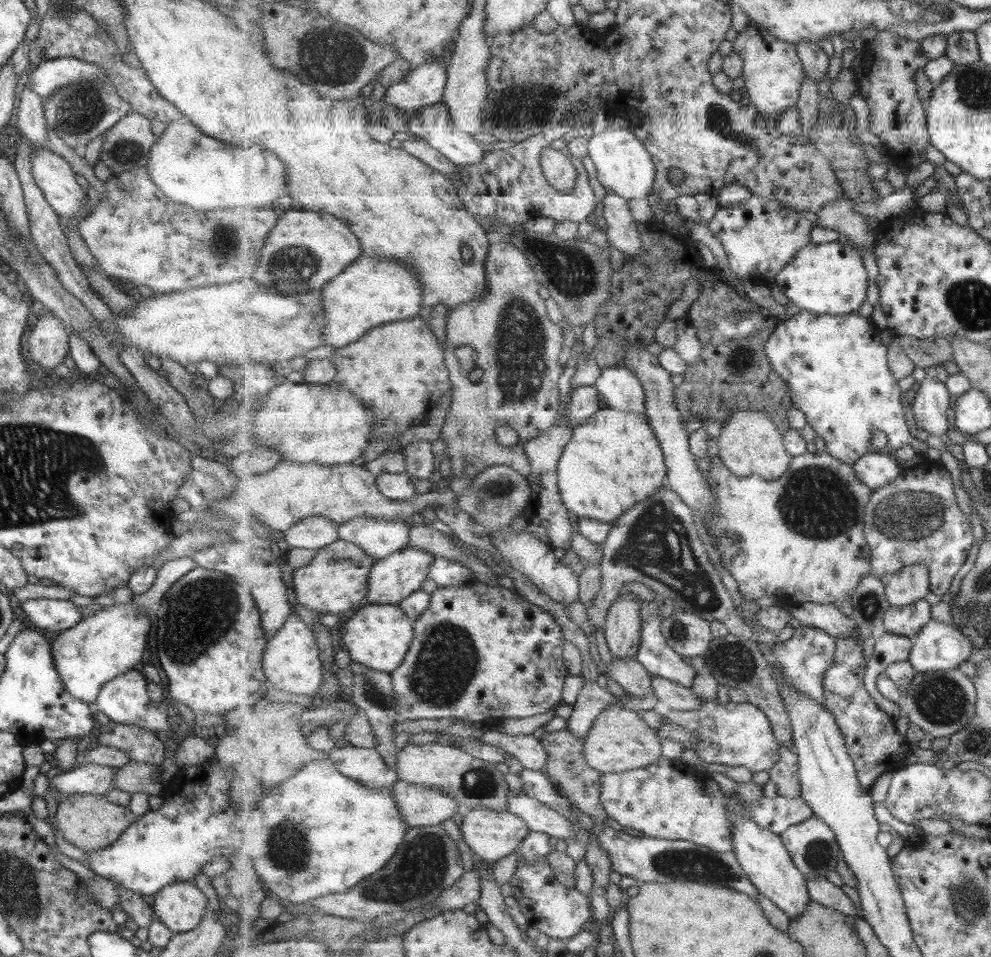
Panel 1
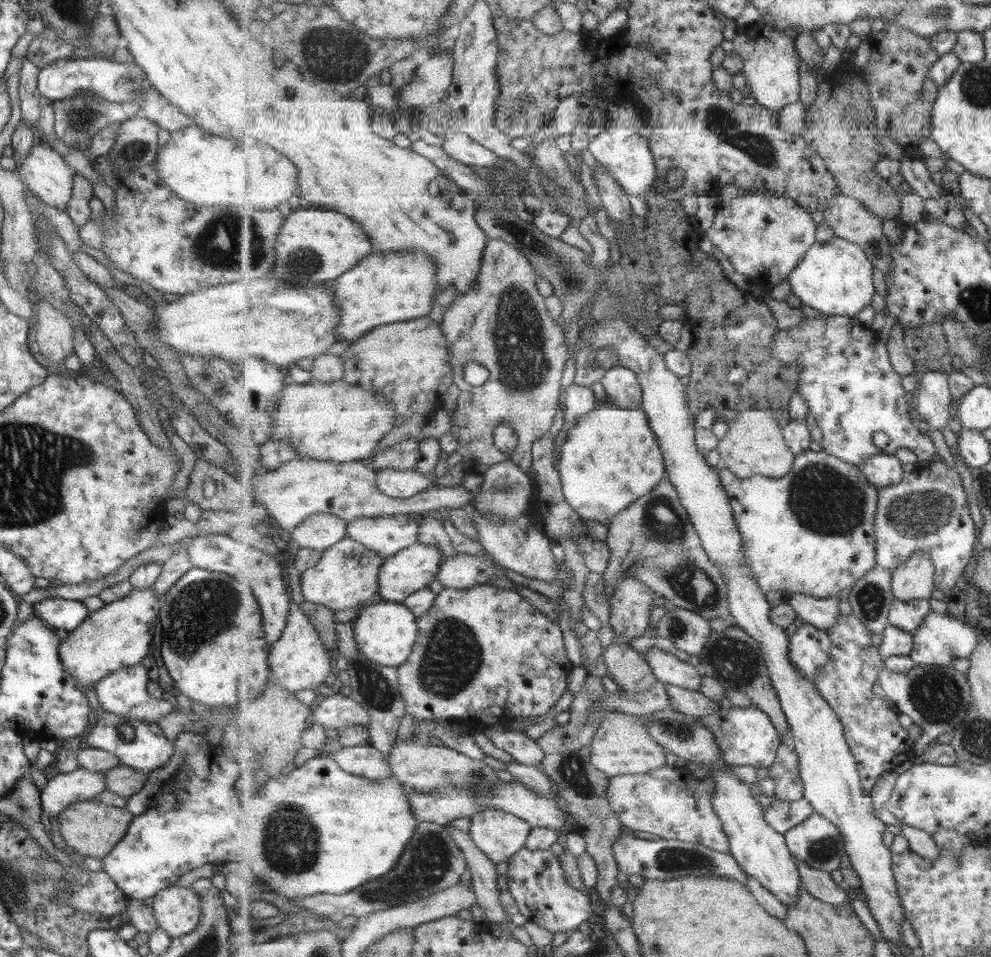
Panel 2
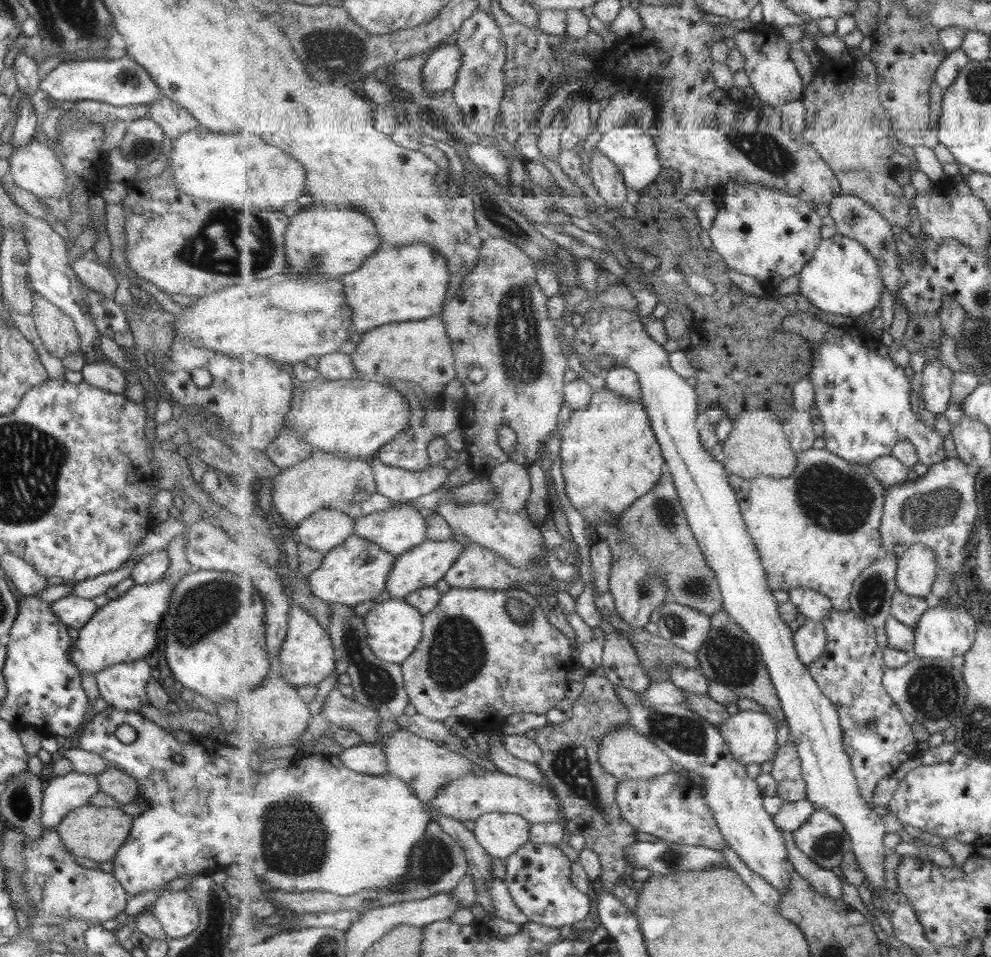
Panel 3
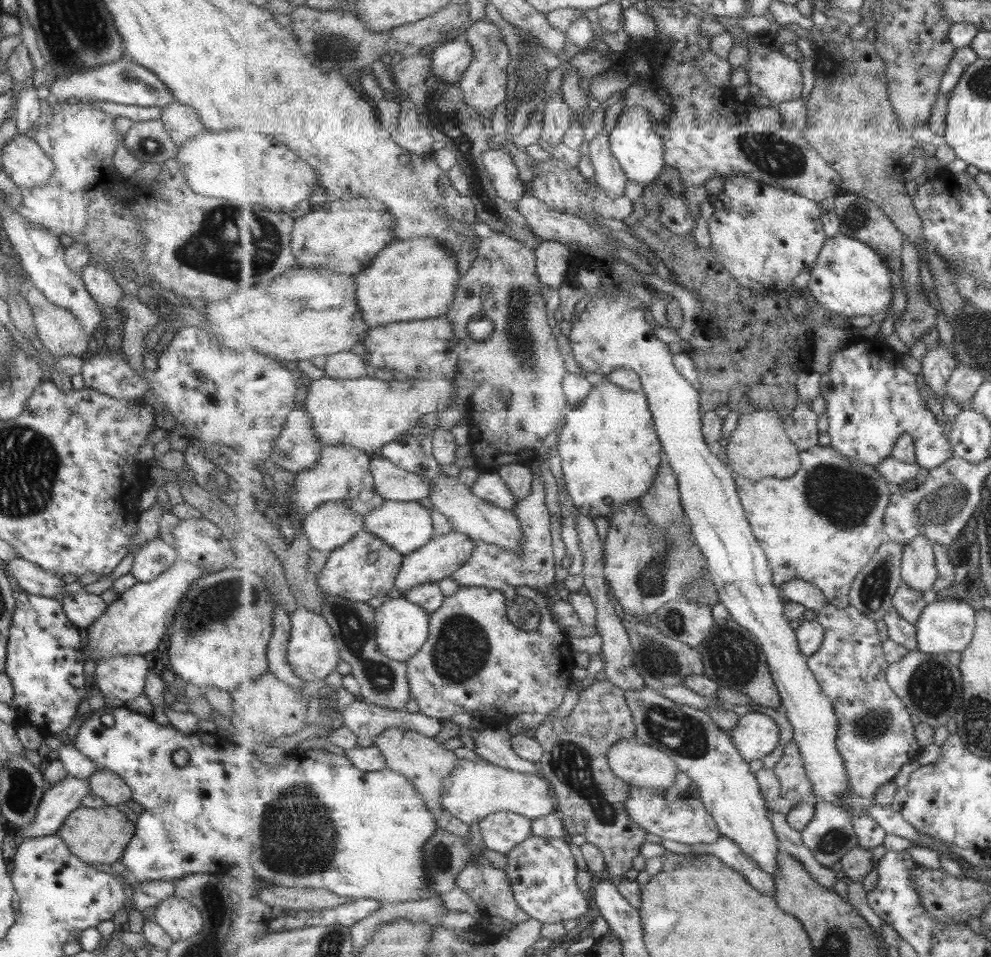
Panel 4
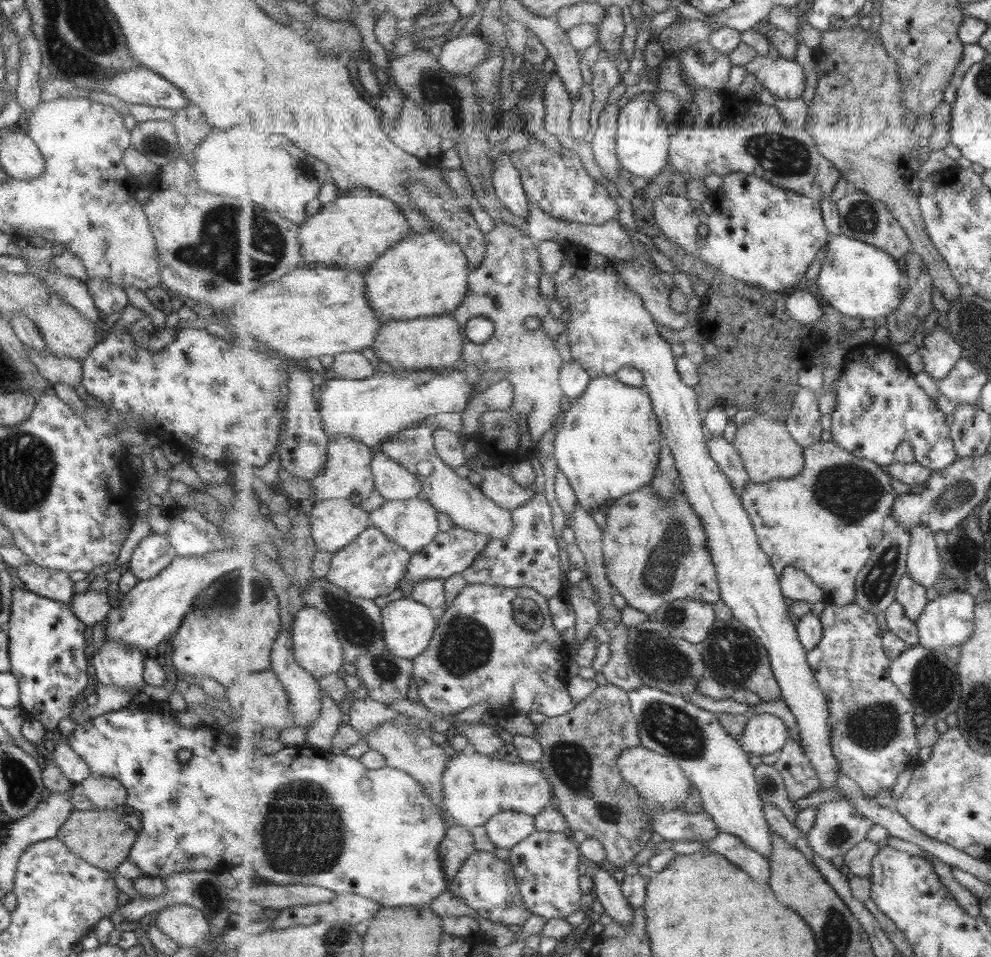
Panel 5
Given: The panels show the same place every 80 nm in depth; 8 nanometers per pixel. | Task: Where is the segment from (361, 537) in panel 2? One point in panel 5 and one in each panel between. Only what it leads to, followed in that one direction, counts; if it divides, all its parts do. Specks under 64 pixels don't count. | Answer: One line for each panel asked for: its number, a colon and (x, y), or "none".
3: (402, 527)
4: (408, 526)
5: (413, 523)

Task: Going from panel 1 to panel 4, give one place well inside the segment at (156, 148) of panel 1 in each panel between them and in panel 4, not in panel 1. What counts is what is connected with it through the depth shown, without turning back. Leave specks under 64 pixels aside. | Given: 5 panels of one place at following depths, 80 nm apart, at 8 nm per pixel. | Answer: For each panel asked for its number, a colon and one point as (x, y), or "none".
2: (205, 170)
3: (245, 168)
4: (248, 166)

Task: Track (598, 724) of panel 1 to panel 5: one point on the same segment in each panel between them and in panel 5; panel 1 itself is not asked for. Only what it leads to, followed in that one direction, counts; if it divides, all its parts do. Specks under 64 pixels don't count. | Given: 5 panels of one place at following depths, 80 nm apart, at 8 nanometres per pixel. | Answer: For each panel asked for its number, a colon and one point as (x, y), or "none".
2: (623, 746)
3: (627, 754)
4: (639, 764)
5: (657, 777)

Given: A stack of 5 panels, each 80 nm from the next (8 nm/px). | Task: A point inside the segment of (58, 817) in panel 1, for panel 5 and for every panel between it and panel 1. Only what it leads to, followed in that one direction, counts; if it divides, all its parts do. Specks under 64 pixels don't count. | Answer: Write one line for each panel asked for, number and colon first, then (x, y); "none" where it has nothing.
2: (91, 828)
3: (95, 833)
4: (99, 835)
5: (101, 837)

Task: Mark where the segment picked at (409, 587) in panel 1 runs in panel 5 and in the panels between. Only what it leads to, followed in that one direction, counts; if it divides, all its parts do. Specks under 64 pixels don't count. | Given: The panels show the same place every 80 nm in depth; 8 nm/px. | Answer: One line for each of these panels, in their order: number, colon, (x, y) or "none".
2: (412, 569)
3: (423, 566)
4: (446, 553)
5: (452, 552)

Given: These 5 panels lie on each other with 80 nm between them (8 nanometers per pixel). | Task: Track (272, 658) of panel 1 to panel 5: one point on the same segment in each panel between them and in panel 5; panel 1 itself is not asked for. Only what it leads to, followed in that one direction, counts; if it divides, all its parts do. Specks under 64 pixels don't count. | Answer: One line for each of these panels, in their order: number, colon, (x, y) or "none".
2: (299, 660)
3: (308, 656)
4: (313, 652)
5: (318, 648)

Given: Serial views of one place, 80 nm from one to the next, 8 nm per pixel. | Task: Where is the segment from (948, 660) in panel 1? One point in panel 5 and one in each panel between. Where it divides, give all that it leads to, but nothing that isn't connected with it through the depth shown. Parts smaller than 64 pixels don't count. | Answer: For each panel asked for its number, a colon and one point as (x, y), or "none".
2: (941, 639)
3: (943, 632)
4: (945, 626)
5: (949, 620)

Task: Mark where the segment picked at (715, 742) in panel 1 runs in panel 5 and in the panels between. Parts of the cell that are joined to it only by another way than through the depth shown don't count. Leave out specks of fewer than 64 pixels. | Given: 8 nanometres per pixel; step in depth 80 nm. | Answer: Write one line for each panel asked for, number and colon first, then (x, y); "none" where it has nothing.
2: (747, 737)
3: (752, 736)
4: (756, 736)
5: (765, 734)

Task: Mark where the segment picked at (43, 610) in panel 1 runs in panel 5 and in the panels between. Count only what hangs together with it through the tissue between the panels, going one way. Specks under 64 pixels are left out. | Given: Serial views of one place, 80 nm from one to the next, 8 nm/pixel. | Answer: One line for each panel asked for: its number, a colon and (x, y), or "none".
2: (63, 615)
3: (72, 612)
4: (80, 608)
5: (89, 607)

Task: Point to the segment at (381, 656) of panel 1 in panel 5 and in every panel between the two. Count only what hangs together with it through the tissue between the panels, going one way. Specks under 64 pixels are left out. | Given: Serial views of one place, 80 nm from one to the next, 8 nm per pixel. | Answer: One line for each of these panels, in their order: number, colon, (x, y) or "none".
2: (385, 632)
3: (395, 628)
4: (402, 627)
5: (409, 626)

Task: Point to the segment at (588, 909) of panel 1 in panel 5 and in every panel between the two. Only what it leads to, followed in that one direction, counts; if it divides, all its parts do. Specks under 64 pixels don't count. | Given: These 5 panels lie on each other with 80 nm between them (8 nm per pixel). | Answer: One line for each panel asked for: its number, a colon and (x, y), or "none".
2: (536, 879)
3: (539, 876)
4: (543, 873)
5: (546, 864)

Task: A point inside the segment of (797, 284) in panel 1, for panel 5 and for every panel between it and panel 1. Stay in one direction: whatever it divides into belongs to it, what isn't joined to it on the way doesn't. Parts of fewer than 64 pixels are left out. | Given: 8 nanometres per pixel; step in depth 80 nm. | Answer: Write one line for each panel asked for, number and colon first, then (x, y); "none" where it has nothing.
2: (835, 278)
3: (844, 279)
4: (850, 278)
5: (860, 280)

